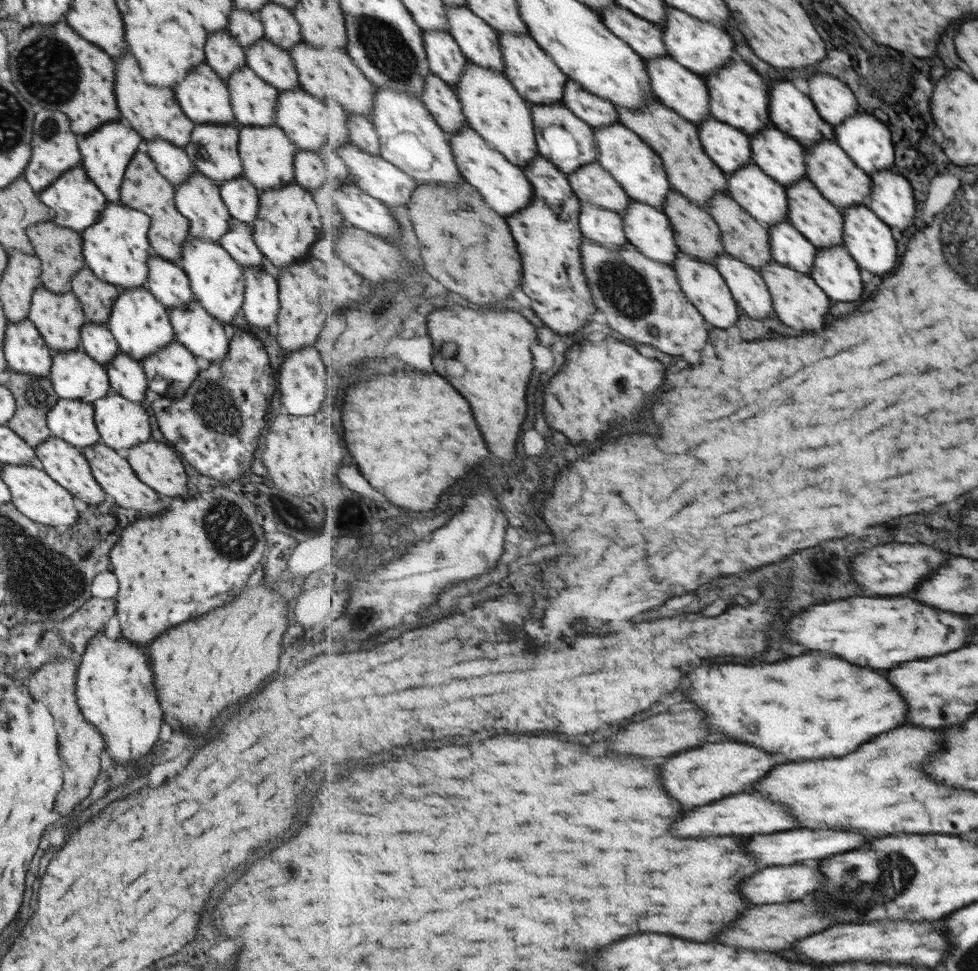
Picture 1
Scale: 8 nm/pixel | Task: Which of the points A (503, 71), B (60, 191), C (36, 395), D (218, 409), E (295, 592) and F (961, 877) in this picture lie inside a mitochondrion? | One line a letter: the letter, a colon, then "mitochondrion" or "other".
A: other
B: other
C: mitochondrion
D: mitochondrion
E: other
F: other

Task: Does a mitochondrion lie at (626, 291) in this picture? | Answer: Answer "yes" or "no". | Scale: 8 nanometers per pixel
yes

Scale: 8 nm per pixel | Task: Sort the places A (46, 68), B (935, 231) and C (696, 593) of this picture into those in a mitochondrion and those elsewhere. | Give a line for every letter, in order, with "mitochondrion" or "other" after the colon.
A: mitochondrion
B: mitochondrion
C: other

